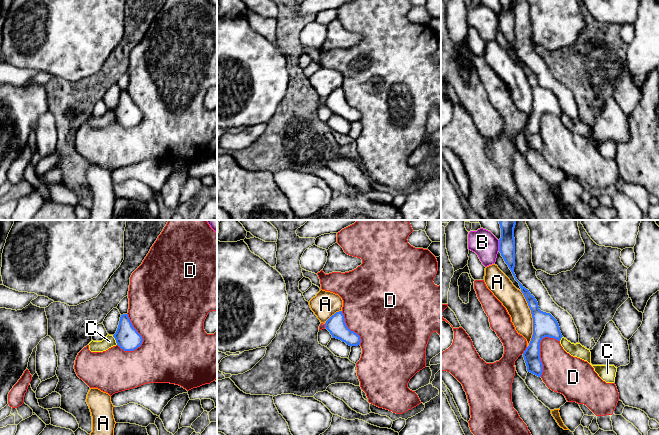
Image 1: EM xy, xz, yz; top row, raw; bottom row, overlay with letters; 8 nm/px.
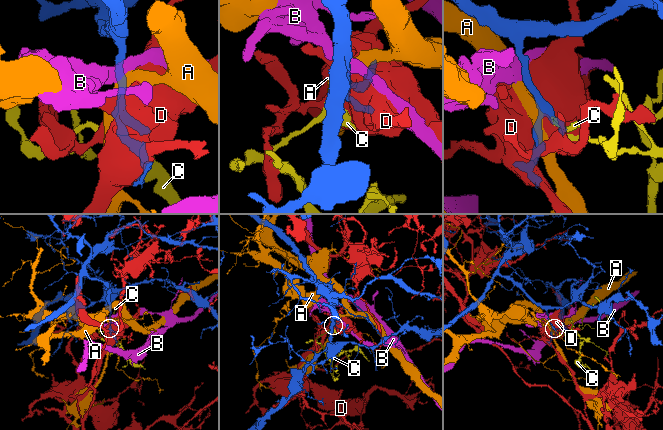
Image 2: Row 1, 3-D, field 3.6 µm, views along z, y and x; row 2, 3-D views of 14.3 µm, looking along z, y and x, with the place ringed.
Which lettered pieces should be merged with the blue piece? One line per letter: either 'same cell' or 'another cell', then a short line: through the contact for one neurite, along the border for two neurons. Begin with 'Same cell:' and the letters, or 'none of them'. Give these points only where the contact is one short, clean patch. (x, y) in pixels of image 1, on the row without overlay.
Same cell: none of them
A: another cell
B: another cell | yz (498, 16), (499, 26)
C: another cell | xy (112, 111), (117, 120)
D: another cell

